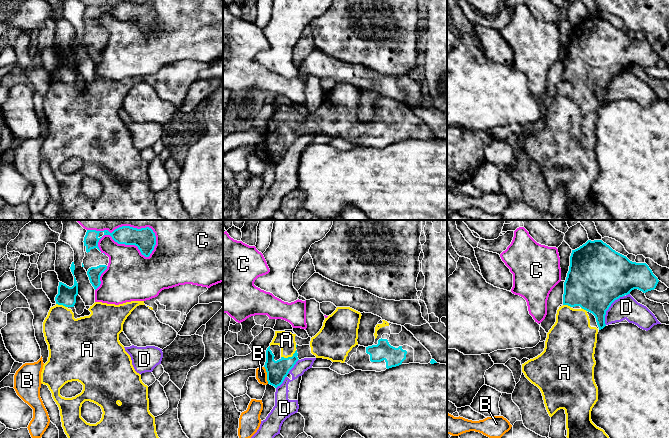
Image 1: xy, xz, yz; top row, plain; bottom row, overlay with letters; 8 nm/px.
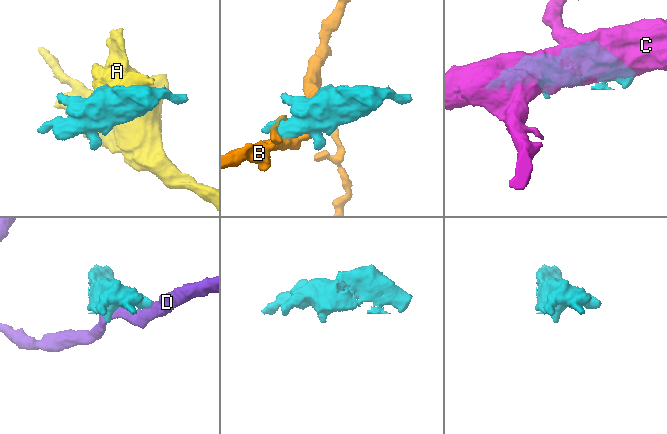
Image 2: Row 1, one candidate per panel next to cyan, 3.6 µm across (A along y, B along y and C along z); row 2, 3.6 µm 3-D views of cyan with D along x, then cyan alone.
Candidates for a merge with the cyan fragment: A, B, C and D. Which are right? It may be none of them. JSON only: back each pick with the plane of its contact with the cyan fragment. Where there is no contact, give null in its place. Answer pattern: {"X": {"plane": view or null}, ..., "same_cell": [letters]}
{"A": {"plane": "xz"}, "same_cell": ["A"]}

